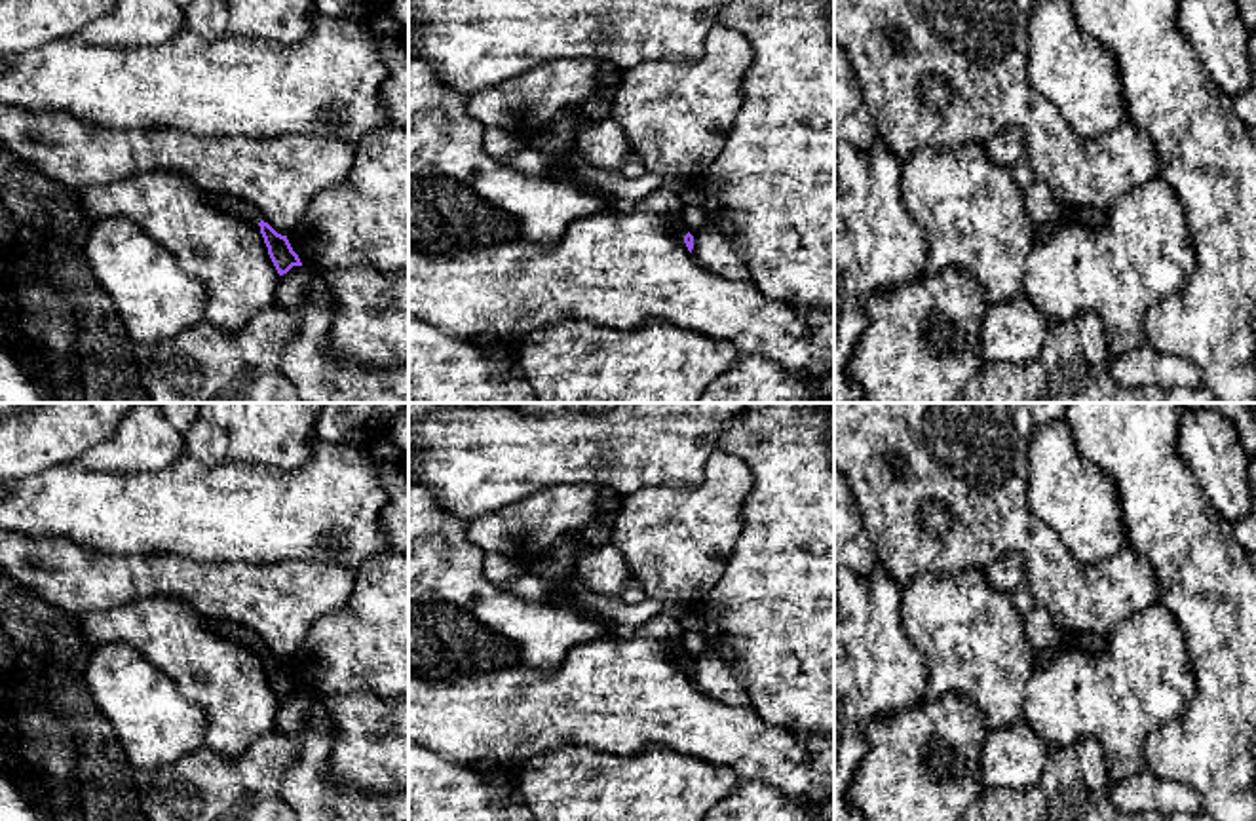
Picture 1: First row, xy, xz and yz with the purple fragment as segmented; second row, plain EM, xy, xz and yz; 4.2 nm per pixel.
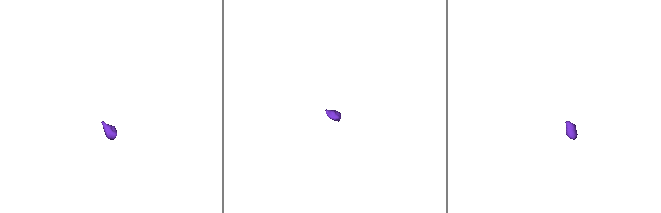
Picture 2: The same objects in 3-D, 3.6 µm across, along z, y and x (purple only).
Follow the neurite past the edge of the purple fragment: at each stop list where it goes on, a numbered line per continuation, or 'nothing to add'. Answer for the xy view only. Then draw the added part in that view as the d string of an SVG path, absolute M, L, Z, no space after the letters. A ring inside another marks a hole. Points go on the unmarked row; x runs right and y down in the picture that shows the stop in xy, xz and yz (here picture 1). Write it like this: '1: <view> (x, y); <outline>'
nothing to add

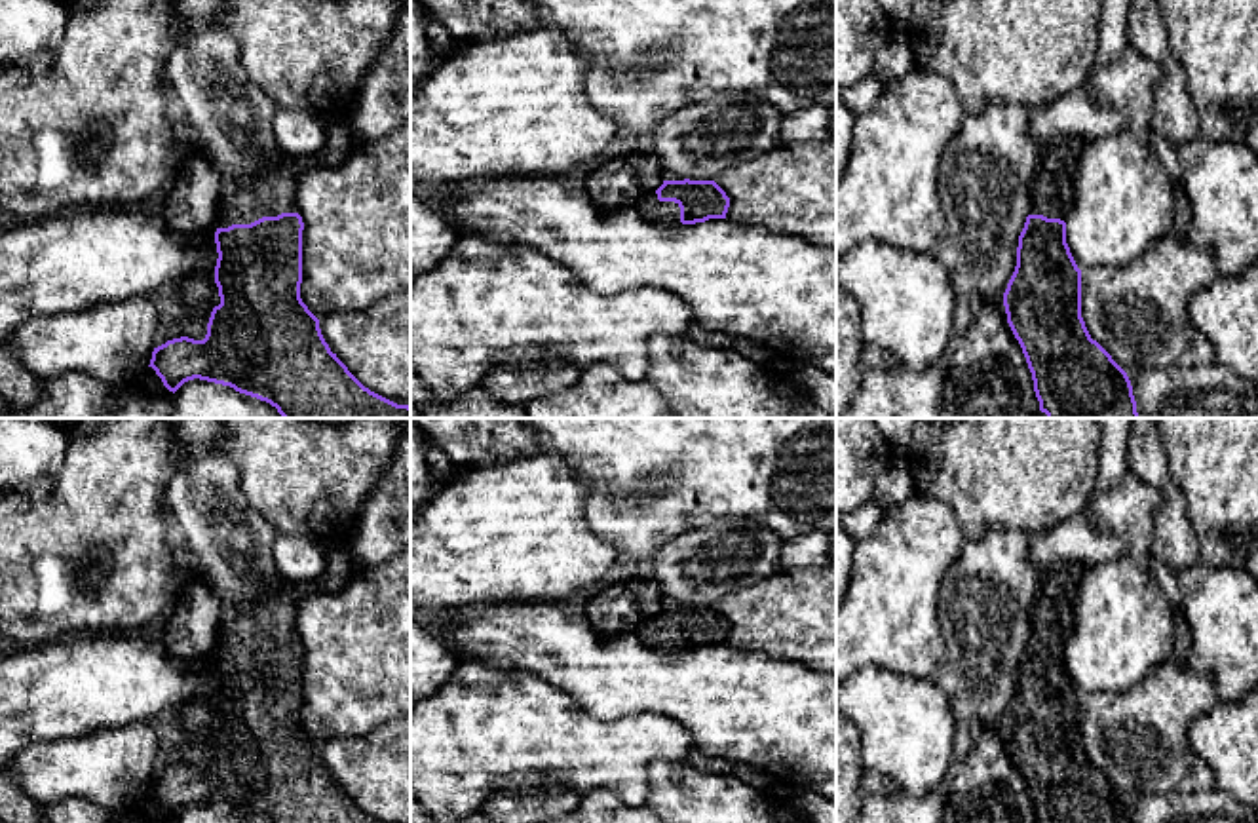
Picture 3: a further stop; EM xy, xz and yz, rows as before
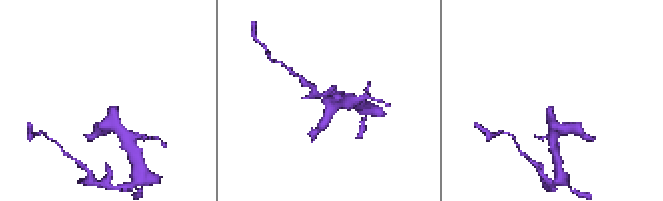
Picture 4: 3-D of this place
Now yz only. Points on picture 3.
1: yz (1051, 618); M1064 563L1045 574L1032 610L1032 633L1028 641L1064 646L1074 627L1074 595L1081 580L1085 563Z

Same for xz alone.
1: xz (666, 639); M656 618L644 622L637 635L640 641L659 652L682 652L680 648L680 633L675 627L659 627Z

